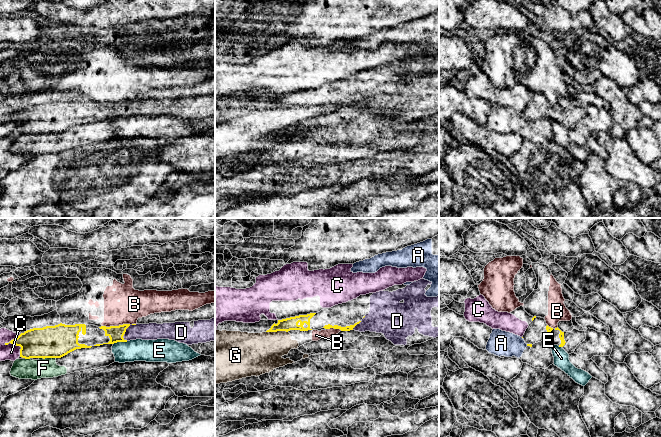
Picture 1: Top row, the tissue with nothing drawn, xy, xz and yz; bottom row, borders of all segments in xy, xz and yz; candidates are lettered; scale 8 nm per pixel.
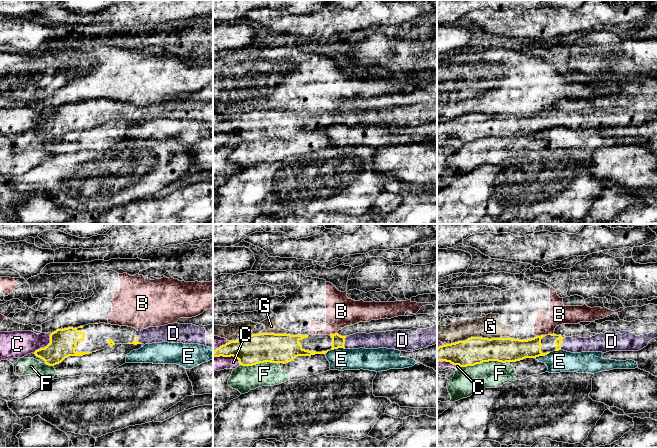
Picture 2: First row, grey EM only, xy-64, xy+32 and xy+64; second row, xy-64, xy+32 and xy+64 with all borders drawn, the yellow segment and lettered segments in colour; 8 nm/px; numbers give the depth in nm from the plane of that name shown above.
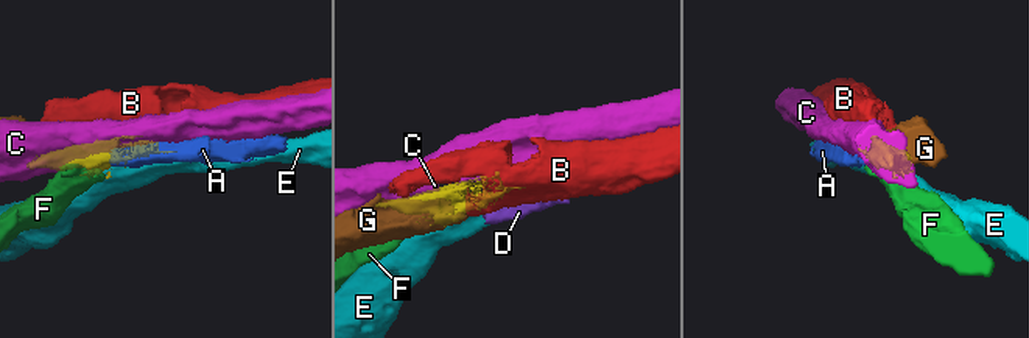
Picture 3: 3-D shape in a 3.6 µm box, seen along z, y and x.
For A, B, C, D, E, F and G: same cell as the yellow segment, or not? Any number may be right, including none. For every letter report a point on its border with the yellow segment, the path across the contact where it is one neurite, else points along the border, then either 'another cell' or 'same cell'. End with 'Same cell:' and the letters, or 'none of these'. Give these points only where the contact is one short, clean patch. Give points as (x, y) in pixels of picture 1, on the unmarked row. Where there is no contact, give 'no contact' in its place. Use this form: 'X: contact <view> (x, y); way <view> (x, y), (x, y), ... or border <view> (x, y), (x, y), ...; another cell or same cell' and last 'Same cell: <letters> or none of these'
A: no contact; another cell
B: contact xy (119, 101); border xy (135, 99), (102, 102); another cell
C: contact xy (14, 120); another cell
D: contact xy (124, 109); way xy (115, 109), (124, 109), (152, 107); same cell
E: contact xy (120, 117); another cell
F: contact xy (47, 133); border xy (39, 133), (55, 134); another cell
G: contact xz (276, 107); another cell
Same cell: D

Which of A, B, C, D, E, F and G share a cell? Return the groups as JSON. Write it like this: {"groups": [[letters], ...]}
{"groups": [["A", "F"], ["B", "G"], ["C"], ["D"], ["E"]]}

